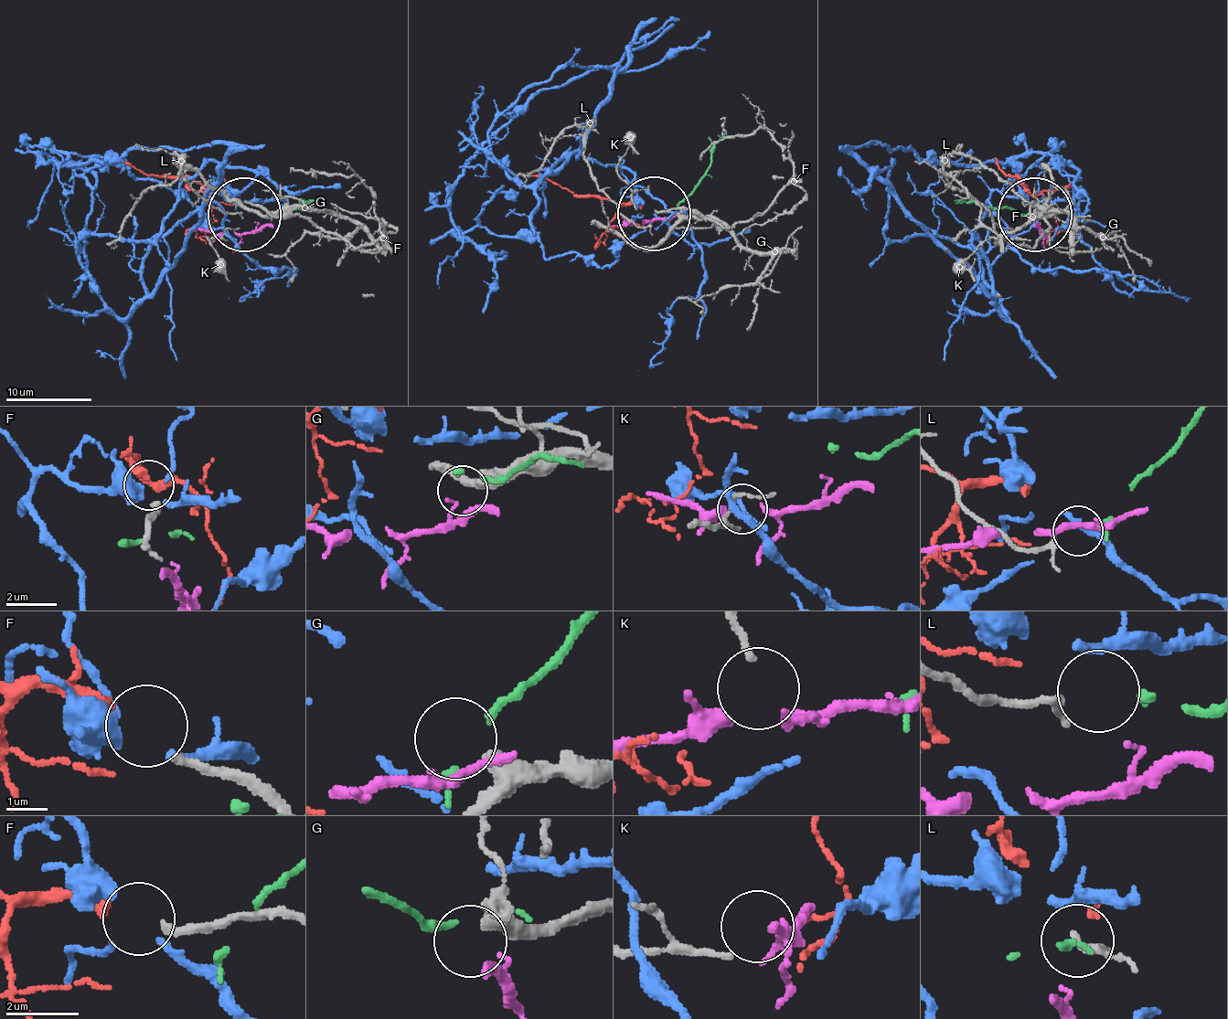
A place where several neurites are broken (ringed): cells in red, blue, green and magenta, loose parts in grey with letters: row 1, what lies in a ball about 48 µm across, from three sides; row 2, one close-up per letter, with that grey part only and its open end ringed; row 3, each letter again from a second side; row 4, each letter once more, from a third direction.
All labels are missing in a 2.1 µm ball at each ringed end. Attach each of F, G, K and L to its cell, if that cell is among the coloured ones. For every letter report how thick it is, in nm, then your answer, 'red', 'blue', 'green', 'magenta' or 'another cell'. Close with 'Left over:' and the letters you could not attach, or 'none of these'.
F: 220 nm thick; red
G: 400 nm thick; another cell
K: 160 nm thick; magenta
L: 150 nm thick; green
Left over: G

